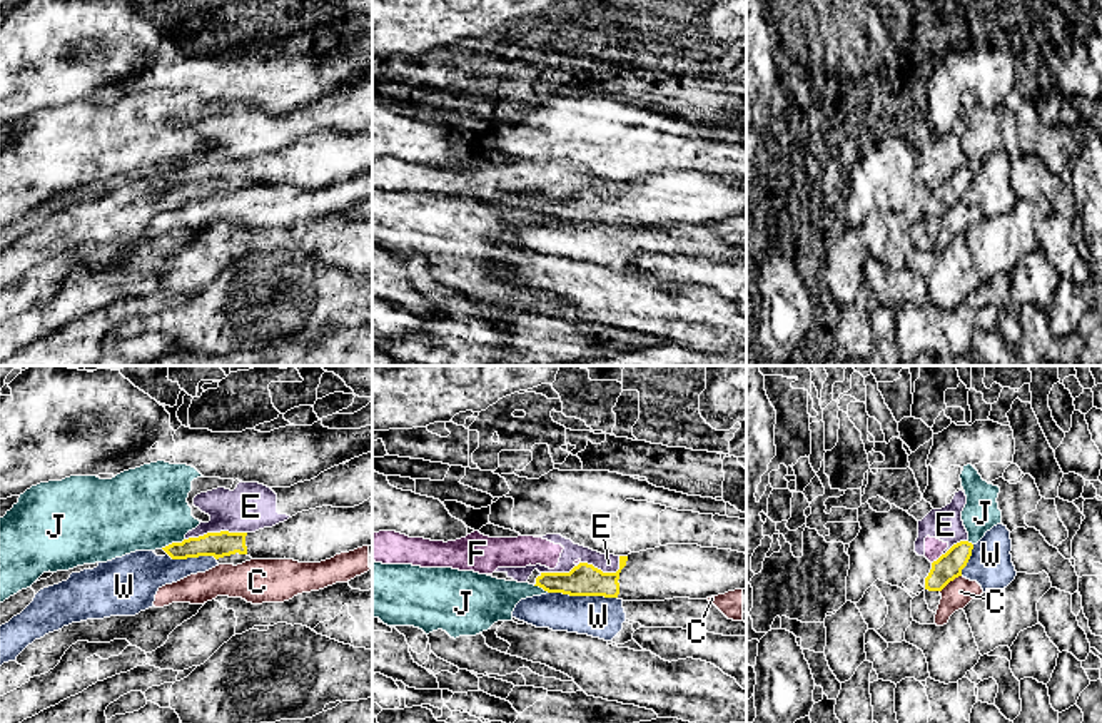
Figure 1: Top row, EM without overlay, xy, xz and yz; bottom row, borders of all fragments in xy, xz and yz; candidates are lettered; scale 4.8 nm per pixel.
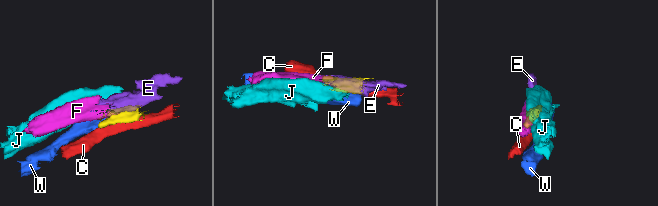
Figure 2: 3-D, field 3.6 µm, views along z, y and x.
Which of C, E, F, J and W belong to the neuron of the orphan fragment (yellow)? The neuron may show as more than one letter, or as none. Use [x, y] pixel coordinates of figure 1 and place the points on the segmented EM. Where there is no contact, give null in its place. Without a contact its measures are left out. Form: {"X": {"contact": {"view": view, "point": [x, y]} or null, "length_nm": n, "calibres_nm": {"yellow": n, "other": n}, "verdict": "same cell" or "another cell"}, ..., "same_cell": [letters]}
{"C": {"contact": {"view": "yz", "point": [950, 580]}, "length_nm": 130, "calibres_nm": {"yellow": 130, "other": 140}, "verdict": "another cell"}, "E": {"contact": {"view": "xz", "point": [585, 563]}, "length_nm": 400, "calibres_nm": {"yellow": 160, "other": 100}, "verdict": "another cell"}, "F": {"contact": {"view": "yz", "point": [939, 558]}, "length_nm": 80, "calibres_nm": {"yellow": 130, "other": 100}, "verdict": "another cell"}, "J": {"contact": {"view": "xy", "point": [172, 543]}, "length_nm": 130, "calibres_nm": {"yellow": 120, "other": 400}, "verdict": "another cell"}, "W": {"contact": {"view": "xz", "point": [583, 595]}, "length_nm": 340, "calibres_nm": {"yellow": 160, "other": 200}, "verdict": "another cell"}, "same_cell": []}

